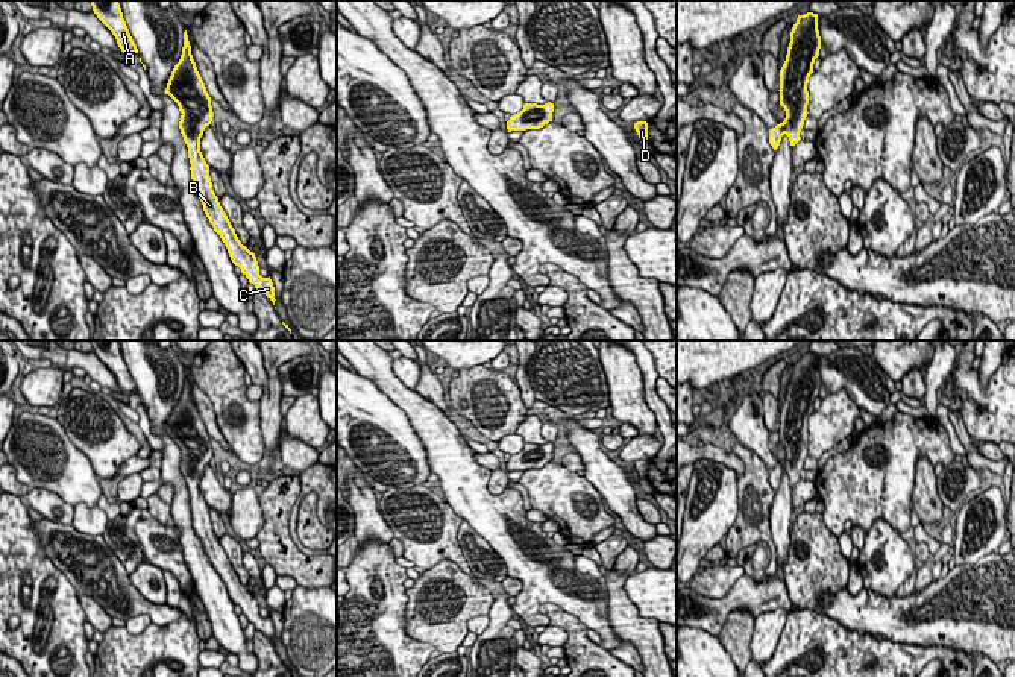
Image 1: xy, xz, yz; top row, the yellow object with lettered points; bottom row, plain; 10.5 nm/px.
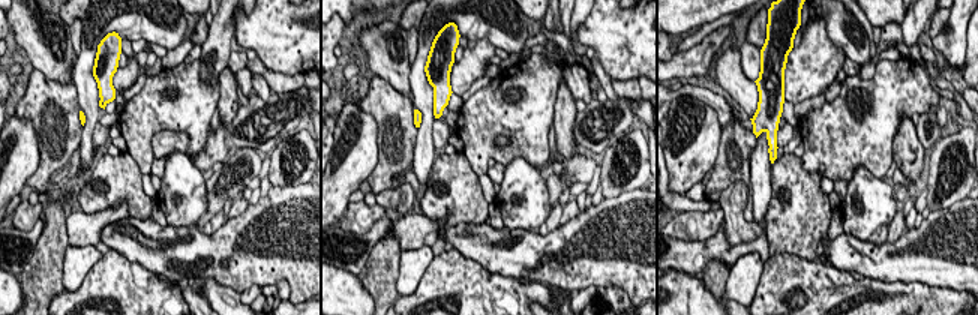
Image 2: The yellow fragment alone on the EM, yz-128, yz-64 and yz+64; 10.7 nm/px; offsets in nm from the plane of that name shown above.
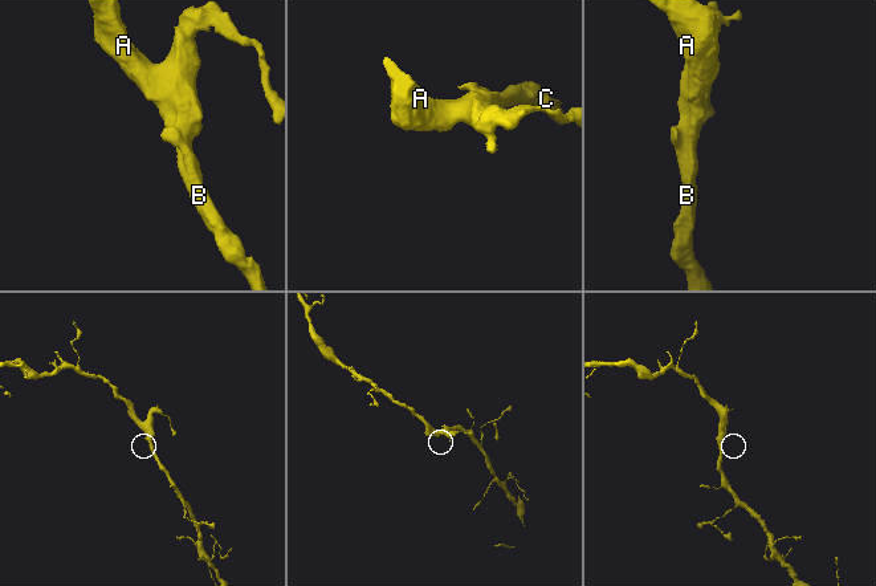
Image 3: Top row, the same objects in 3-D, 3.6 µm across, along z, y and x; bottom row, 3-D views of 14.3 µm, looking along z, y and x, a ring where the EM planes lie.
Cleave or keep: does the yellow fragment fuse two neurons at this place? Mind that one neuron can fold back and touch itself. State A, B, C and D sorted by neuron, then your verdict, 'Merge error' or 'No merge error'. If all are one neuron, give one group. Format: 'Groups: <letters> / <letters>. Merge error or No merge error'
Groups: A B C D. No merge error

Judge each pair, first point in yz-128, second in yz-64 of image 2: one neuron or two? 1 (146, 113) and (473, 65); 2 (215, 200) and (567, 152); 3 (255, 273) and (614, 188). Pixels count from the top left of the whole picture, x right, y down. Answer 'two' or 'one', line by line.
1: two
2: two
3: two

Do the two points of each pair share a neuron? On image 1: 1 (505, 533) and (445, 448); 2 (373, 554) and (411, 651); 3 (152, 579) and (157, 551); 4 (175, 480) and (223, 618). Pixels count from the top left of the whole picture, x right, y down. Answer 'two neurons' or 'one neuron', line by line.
1: one neuron
2: one neuron
3: two neurons
4: one neuron

